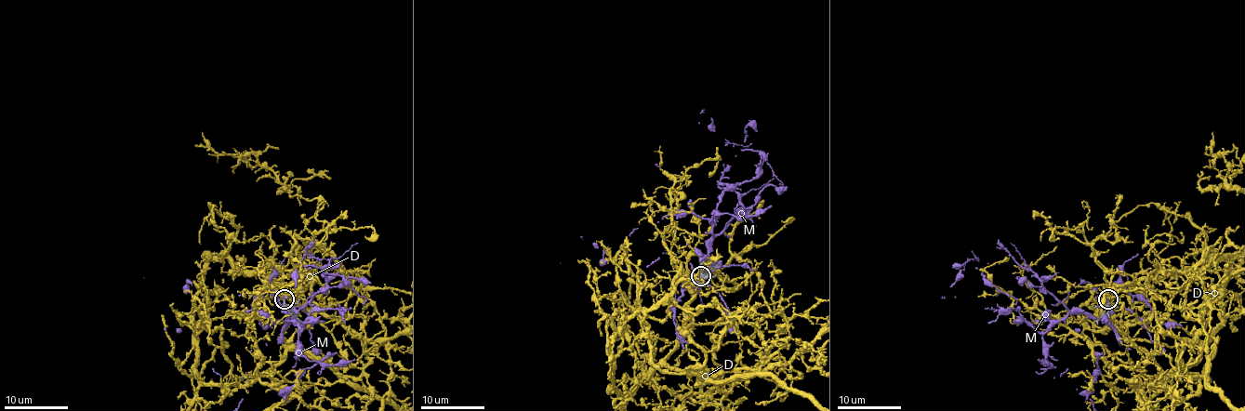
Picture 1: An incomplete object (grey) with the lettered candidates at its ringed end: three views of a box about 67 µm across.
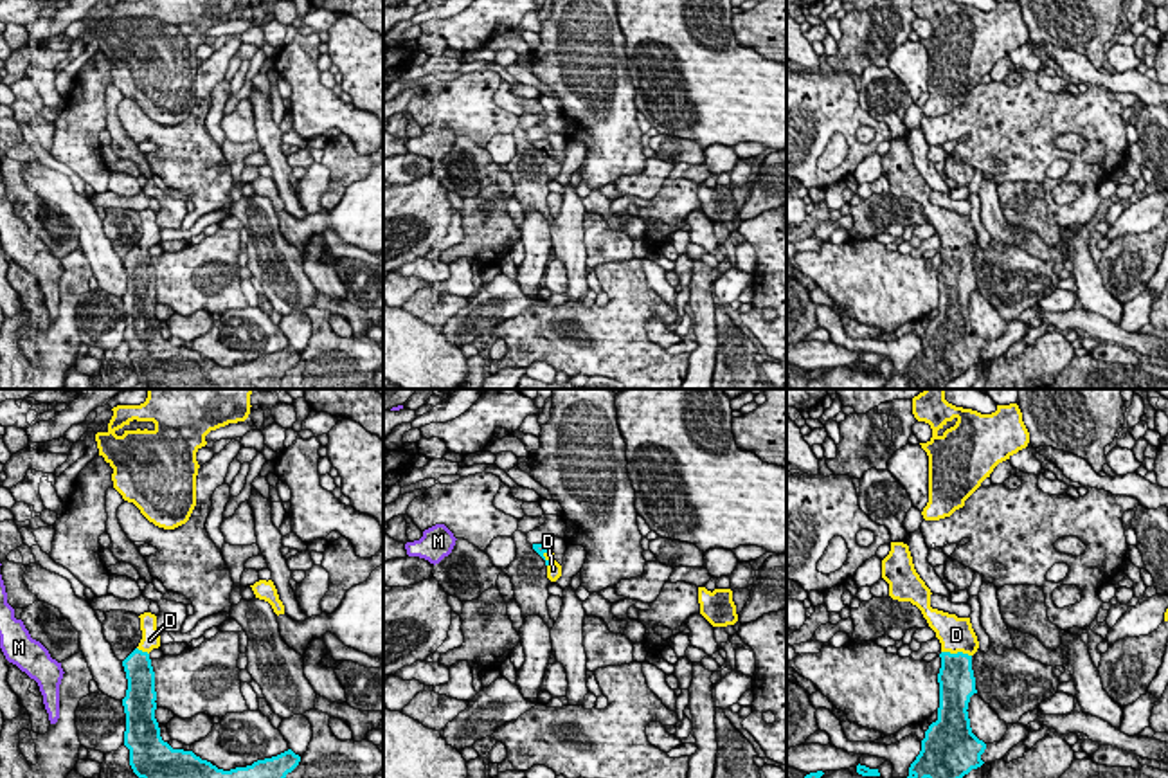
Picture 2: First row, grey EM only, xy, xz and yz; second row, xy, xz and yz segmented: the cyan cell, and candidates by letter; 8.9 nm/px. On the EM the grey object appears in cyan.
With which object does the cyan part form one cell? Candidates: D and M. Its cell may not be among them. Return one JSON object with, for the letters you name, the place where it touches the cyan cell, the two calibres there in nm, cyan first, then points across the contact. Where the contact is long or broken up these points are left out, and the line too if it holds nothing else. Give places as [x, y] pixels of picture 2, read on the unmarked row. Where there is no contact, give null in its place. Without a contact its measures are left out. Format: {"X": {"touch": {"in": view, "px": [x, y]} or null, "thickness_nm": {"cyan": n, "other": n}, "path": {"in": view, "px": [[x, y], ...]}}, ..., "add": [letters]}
{"D": {"touch": {"in": "yz", "px": [958, 249]}, "thickness_nm": {"cyan": 320, "other": 320}, "path": {"in": "yz", "px": [[956, 276], [958, 249], [956, 231]]}}, "add": ["D"]}

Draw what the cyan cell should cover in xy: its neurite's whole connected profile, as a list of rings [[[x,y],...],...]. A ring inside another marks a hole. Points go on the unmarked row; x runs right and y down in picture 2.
[[[157,213],[140,214],[142,236],[122,258],[128,286],[122,295],[126,310],[124,342],[130,362],[151,389],[281,389],[281,380],[301,353],[292,346],[247,364],[218,366],[193,348],[173,346],[160,333],[155,315],[157,288],[149,249],[160,243]]]

